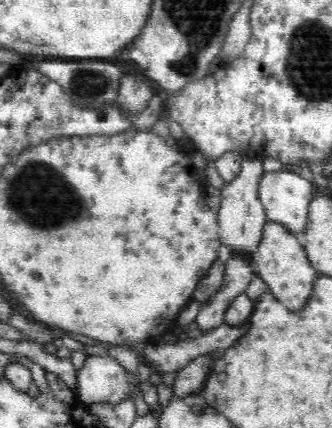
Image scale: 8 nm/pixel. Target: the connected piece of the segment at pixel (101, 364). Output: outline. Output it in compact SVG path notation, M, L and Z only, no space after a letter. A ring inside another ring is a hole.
M87 355L85 365L76 373L76 399L84 404L99 402L114 404L128 394L136 394L138 387L132 375L116 359L108 356Z

